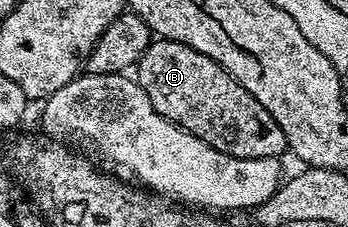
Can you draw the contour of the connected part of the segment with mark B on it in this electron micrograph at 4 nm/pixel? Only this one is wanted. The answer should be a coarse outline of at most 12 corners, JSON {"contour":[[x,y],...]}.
{"contour":[[152,39],[153,110],[226,156],[279,158],[273,114],[205,54]]}

